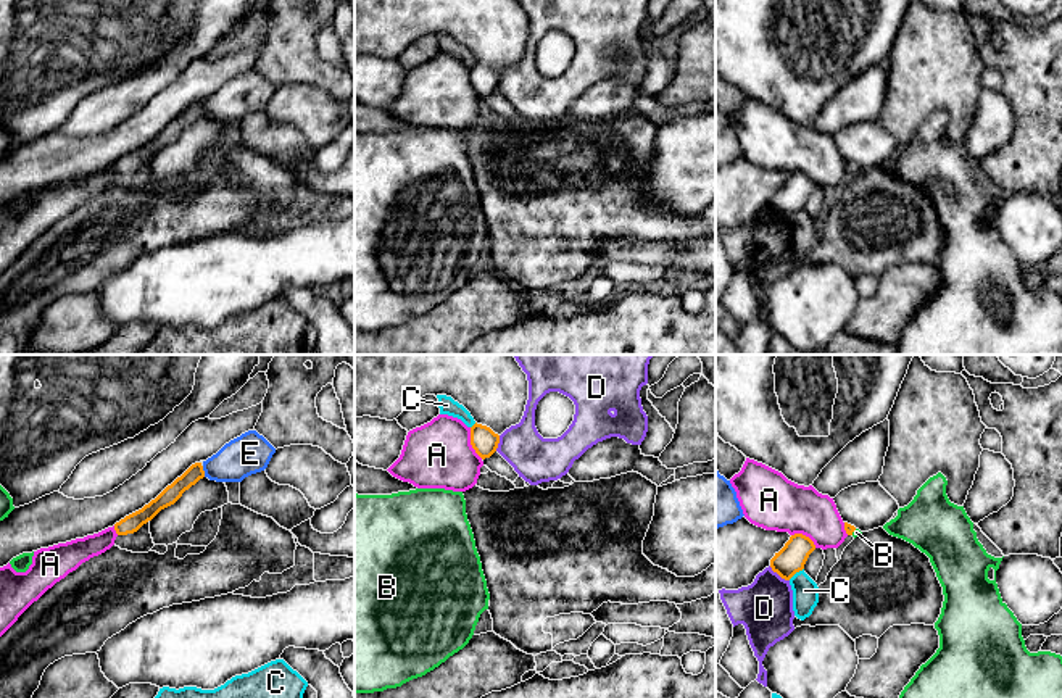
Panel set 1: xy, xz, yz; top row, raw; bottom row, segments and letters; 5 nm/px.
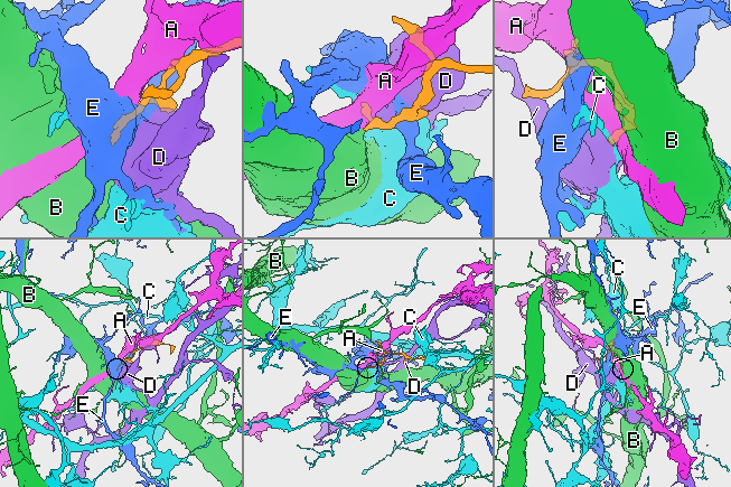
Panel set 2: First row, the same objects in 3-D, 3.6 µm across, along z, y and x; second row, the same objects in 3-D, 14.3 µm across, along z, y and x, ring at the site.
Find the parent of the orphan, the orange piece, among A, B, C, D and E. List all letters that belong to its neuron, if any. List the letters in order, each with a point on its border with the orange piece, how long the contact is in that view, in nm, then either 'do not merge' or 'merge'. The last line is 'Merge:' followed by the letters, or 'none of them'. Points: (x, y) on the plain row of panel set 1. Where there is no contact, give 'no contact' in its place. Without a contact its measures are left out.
A: xz (471, 83) | 170 nm | do not merge
B: yz (853, 170) | 40 nm | merge
C: yz (795, 211) | 100 nm | do not merge
D: yz (779, 213) | 130 nm | do not merge
E: xy (203, 110) | 60 nm | do not merge
Merge: B

